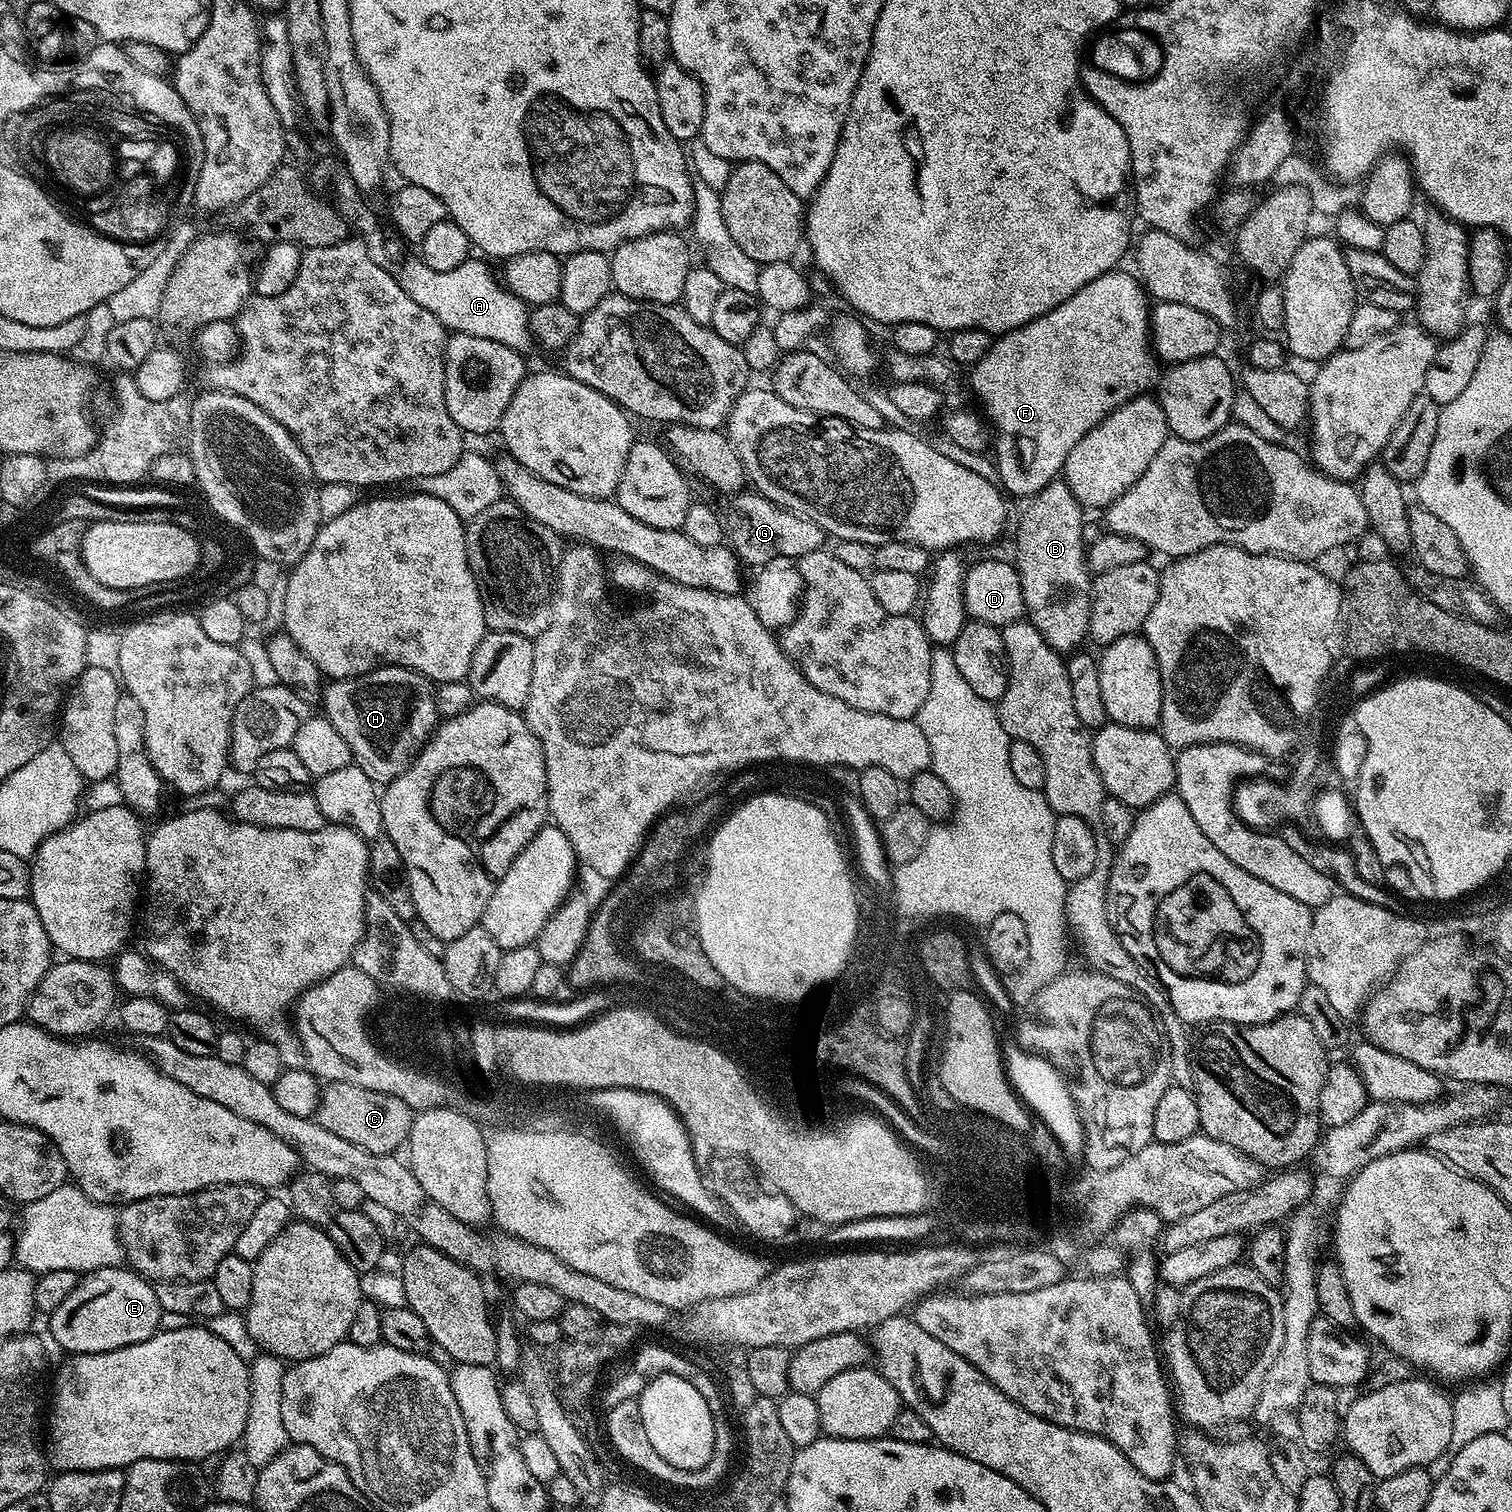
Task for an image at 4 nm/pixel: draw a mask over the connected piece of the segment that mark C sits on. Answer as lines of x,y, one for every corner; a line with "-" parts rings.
329,1080
320,1089
320,1105
314,1119
317,1124
326,1126
326,1130
338,1134
338,1138
346,1138
346,1142
370,1150
370,1154
392,1154
407,1145
413,1117
412,1108
406,1106
402,1098
366,1090
366,1086
354,1086
354,1082

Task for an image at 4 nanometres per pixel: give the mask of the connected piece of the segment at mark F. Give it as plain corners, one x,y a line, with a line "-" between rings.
1113,270
1094,278
1094,282
1082,286
1078,294
1054,306
1054,310
1013,332
1003,333
986,358
971,369
972,392
980,399
979,407
994,429
996,472
1005,493
1013,492
1023,498
1035,496
1063,473
1070,450
1074,450
1075,444
1082,442
1094,426
1127,400
1151,393
1151,388
1156,388
1155,395
1166,414
1168,431
1175,439
1205,440
1222,431
1232,420
1232,403
1238,384
1234,372
1232,376
1227,362
1219,360
1219,355
1173,364
1165,367
1160,376
1161,365
1150,343
1150,297
1131,271
1120,271

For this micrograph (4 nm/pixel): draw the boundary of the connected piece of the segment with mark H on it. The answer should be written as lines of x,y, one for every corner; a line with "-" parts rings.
375,668
361,676
332,680
323,689
323,702
323,715
332,723
334,730
338,730
342,738
346,738
346,746
350,746
354,763
366,770
366,774
377,786
388,785
415,762
416,755
431,741
433,732
442,720
440,711
436,709
436,688
433,681
410,668

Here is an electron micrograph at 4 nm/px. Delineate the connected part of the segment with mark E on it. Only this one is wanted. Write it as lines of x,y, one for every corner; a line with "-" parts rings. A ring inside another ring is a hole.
113,1266
110,1268
99,1268
93,1272
86,1272
80,1276
78,1286
50,1314
52,1320
48,1328
52,1331
52,1340
60,1348
65,1348
68,1354
98,1354
125,1348
138,1342
146,1342
146,1338
155,1336
160,1328
160,1313
162,1309
158,1302
158,1294
155,1287
145,1280
139,1272
132,1271
127,1266

